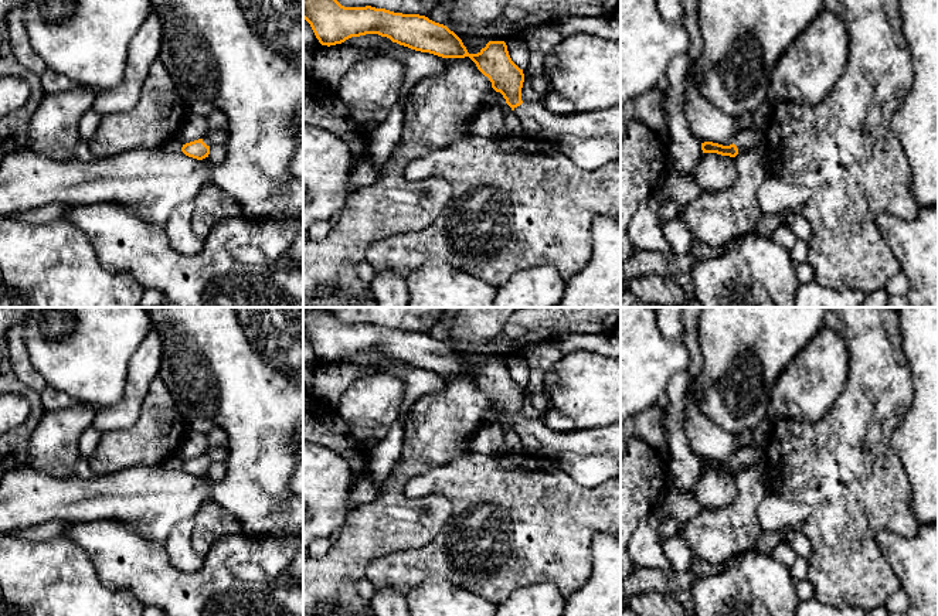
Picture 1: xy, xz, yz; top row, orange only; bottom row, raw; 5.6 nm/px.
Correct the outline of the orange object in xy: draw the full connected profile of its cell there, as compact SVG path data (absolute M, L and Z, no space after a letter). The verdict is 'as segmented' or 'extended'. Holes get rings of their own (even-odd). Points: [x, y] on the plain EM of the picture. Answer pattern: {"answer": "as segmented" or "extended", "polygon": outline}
{"answer": "extended", "polygon": "M213 446L205 455L183 462L181 469L193 476L203 477L208 474L213 462L227 462L228 449Z"}

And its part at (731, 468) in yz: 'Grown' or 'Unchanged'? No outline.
Grown

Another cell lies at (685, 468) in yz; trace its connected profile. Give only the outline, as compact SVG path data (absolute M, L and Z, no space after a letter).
M689 368L673 375L666 395L665 426L669 439L669 483L677 490L693 494L703 467L701 460L693 453L686 436L686 401L684 394L690 381Z

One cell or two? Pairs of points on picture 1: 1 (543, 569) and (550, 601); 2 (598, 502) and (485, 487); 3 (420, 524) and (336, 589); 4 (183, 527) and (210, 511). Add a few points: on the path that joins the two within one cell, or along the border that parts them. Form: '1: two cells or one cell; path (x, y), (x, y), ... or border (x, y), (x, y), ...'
1: two cells; border (515, 589), (523, 585), (551, 582), (567, 598)
2: one cell; path (570, 502), (513, 502)
3: one cell; path (397, 524), (391, 524), (349, 567)
4: two cells; border (191, 518), (191, 547), (200, 554)

